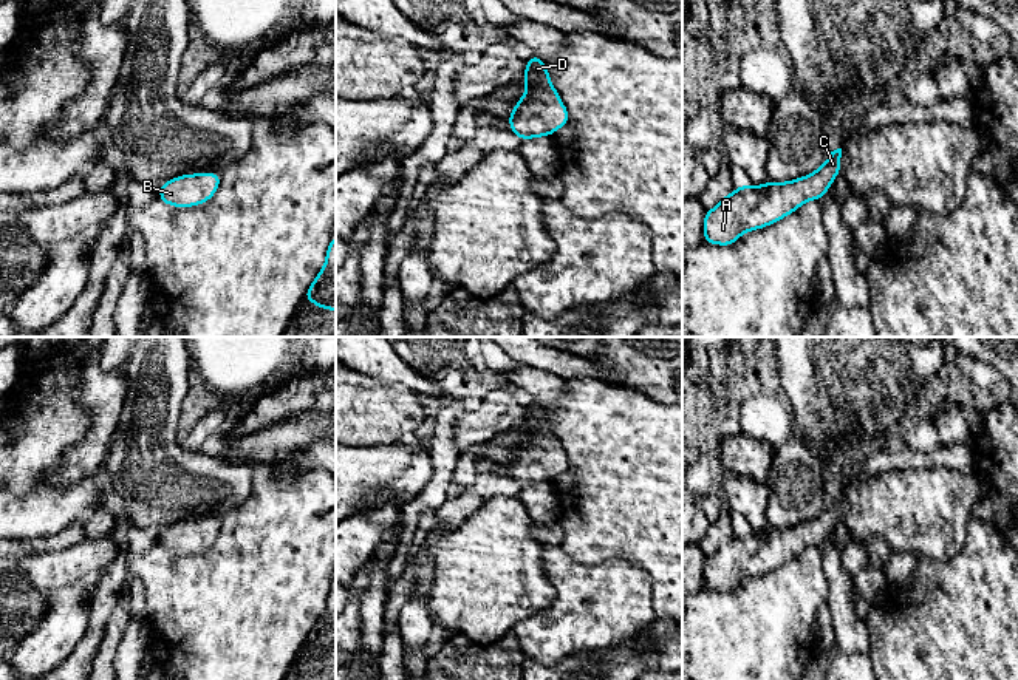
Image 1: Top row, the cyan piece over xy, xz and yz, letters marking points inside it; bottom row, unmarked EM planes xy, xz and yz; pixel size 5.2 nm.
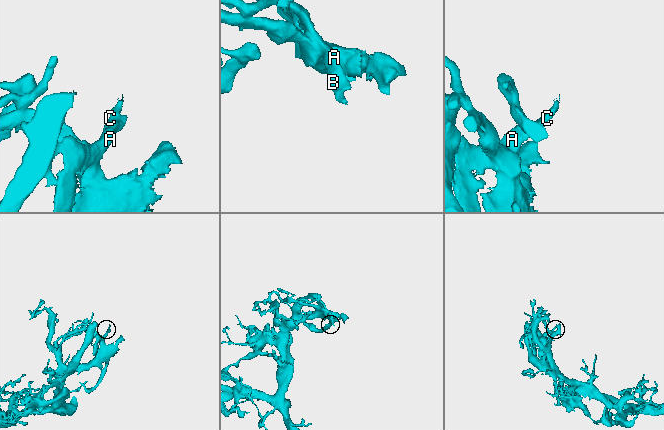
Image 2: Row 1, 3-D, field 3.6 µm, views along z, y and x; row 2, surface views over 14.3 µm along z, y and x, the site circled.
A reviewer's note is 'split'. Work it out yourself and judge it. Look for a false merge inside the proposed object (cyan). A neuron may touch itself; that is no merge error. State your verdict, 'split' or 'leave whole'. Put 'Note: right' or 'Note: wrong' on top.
Note: wrong
leave whole

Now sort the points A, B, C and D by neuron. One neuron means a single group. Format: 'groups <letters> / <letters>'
groups A B C D

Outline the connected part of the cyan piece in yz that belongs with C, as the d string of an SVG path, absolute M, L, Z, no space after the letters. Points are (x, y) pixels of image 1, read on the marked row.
M837 148L817 172L795 181L740 185L705 212L702 243L730 246L741 233L787 216L808 199L822 199L840 173L840 158L842 148Z

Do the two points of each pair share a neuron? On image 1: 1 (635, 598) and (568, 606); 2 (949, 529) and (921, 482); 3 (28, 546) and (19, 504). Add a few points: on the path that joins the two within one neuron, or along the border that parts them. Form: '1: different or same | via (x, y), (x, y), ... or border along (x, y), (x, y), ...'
1: same | via (618, 598), (604, 606), (585, 606)
2: same | via (938, 518), (921, 501), (921, 493)
3: different | border along (62, 529), (51, 535), (16, 540)

